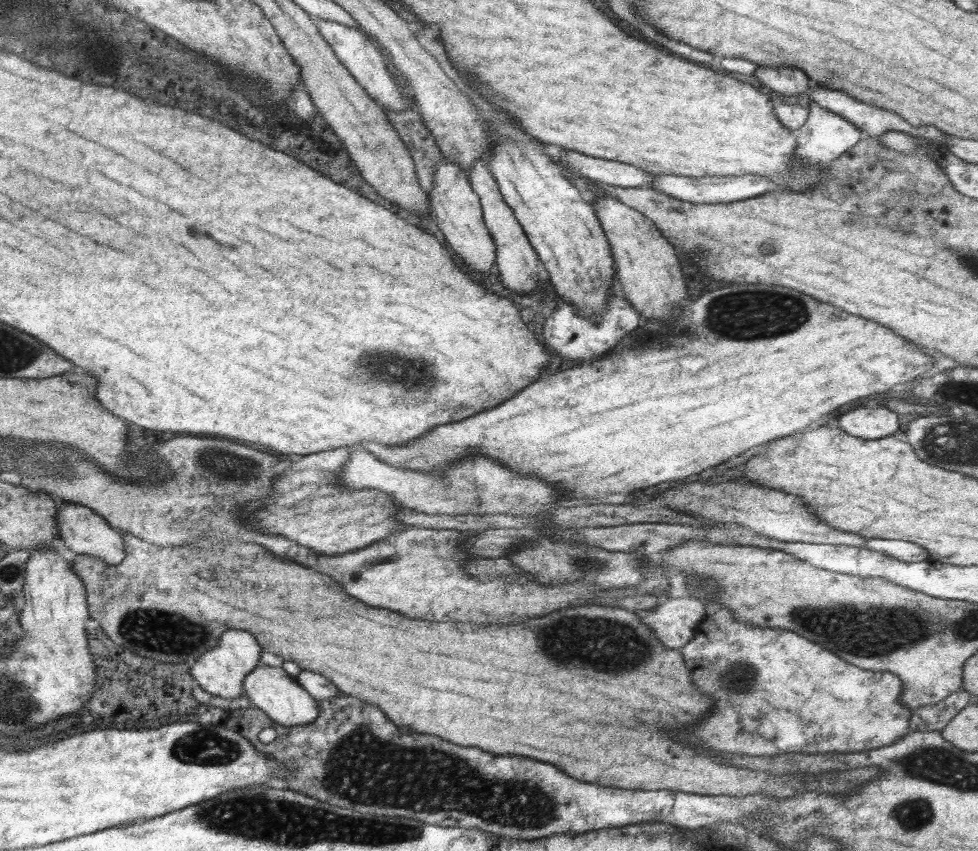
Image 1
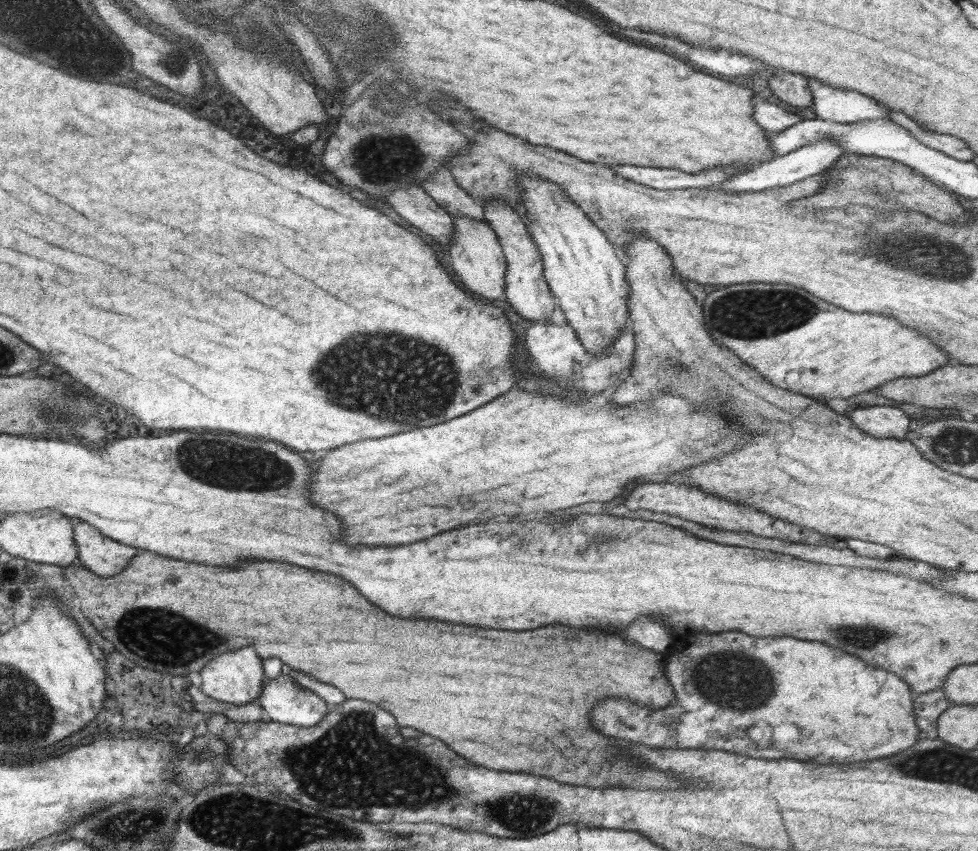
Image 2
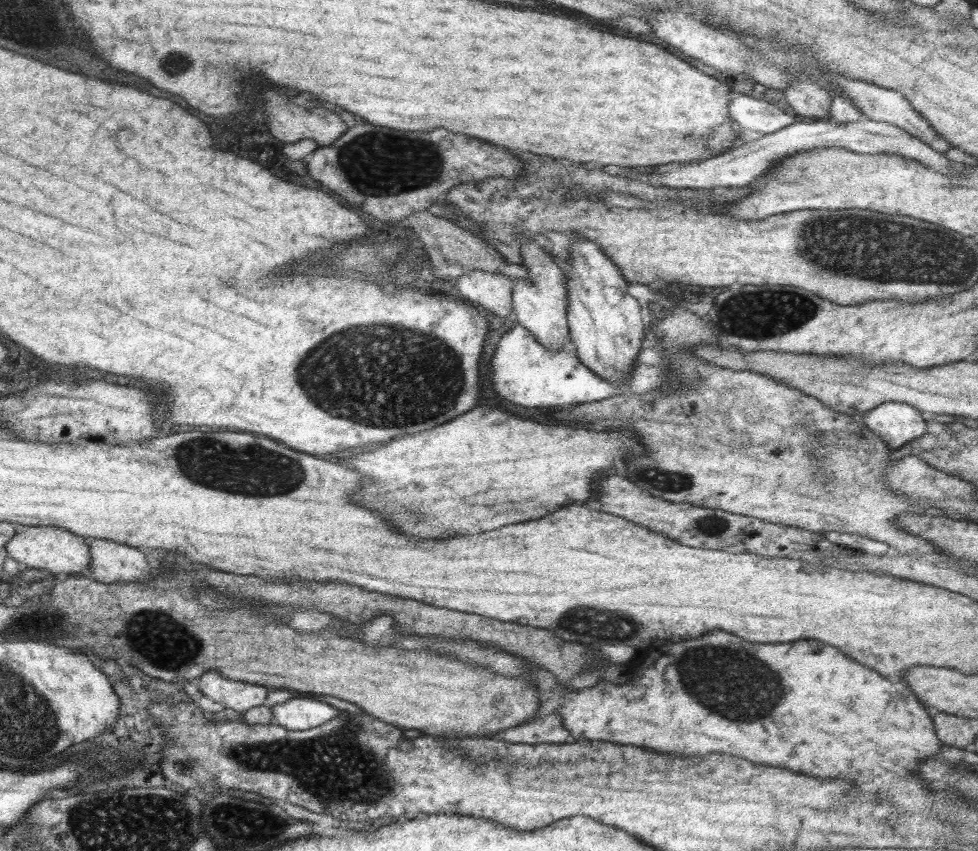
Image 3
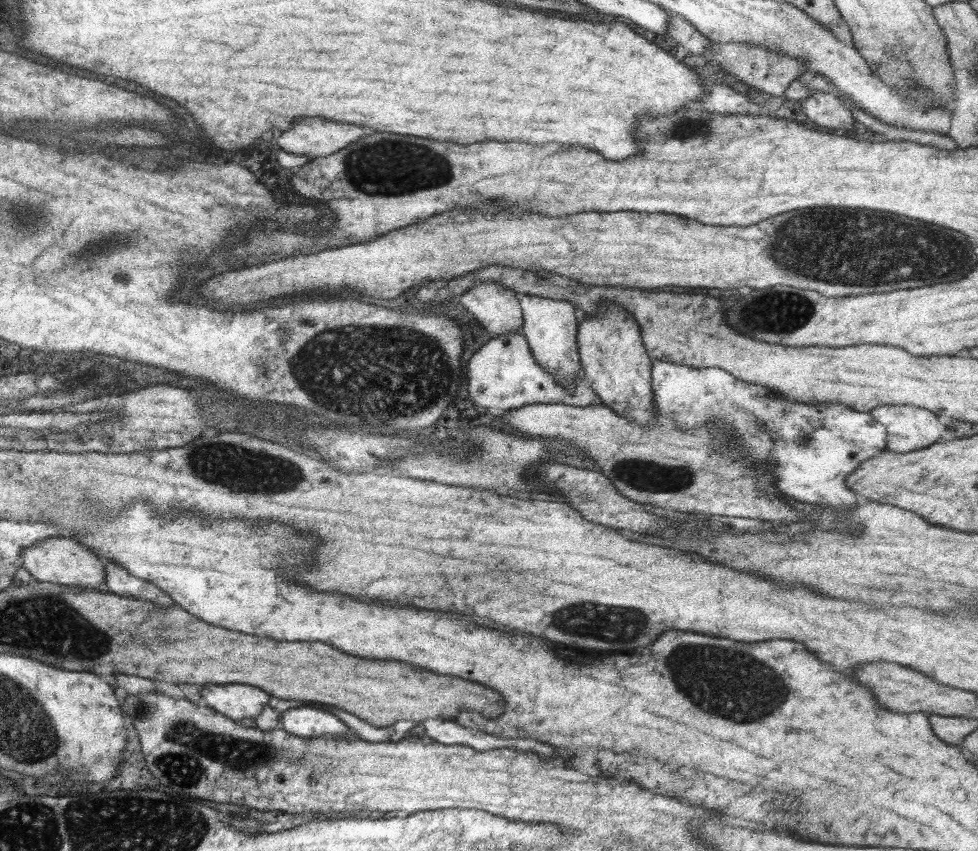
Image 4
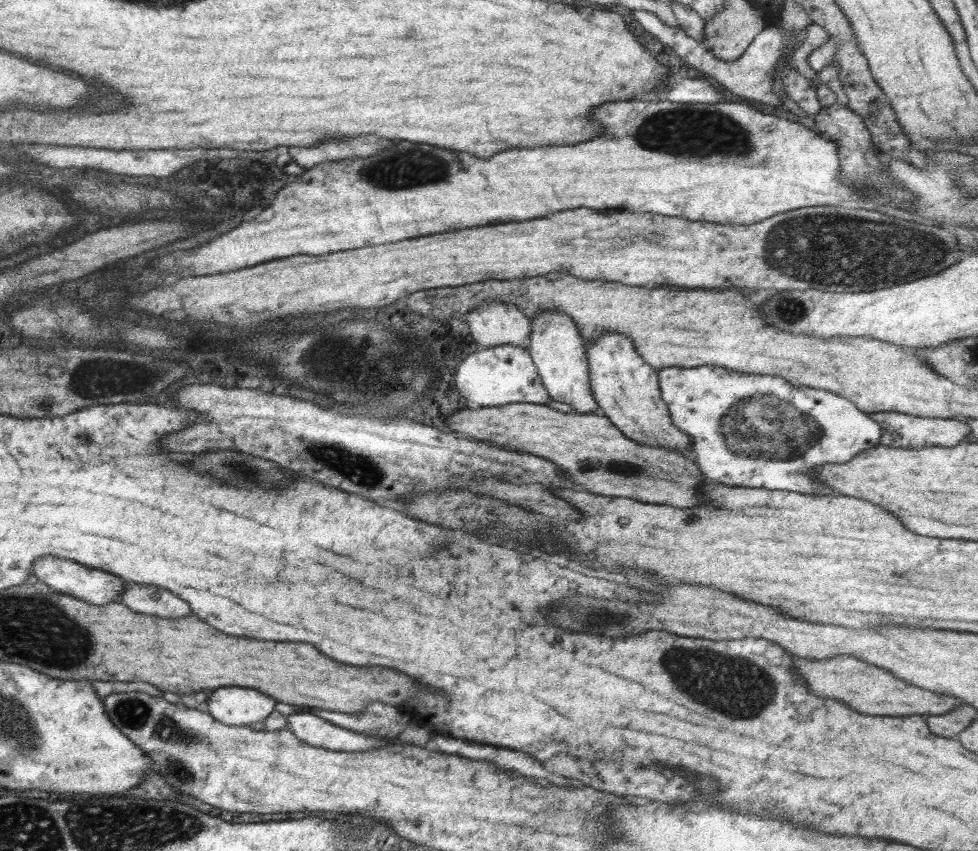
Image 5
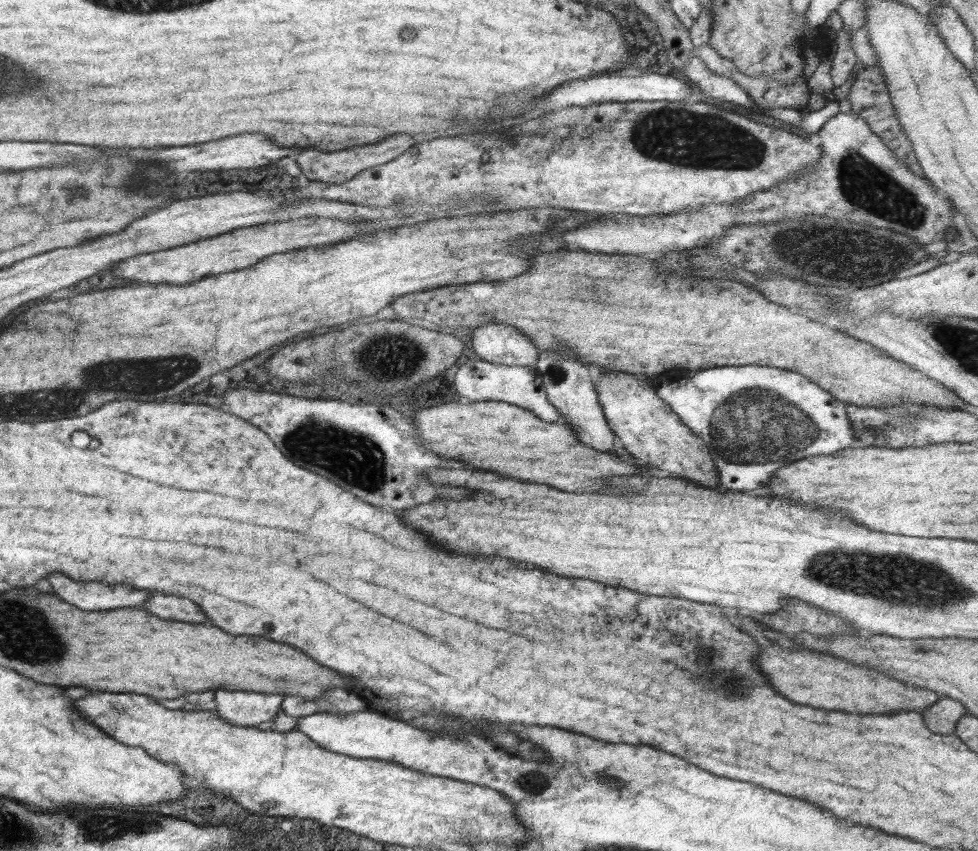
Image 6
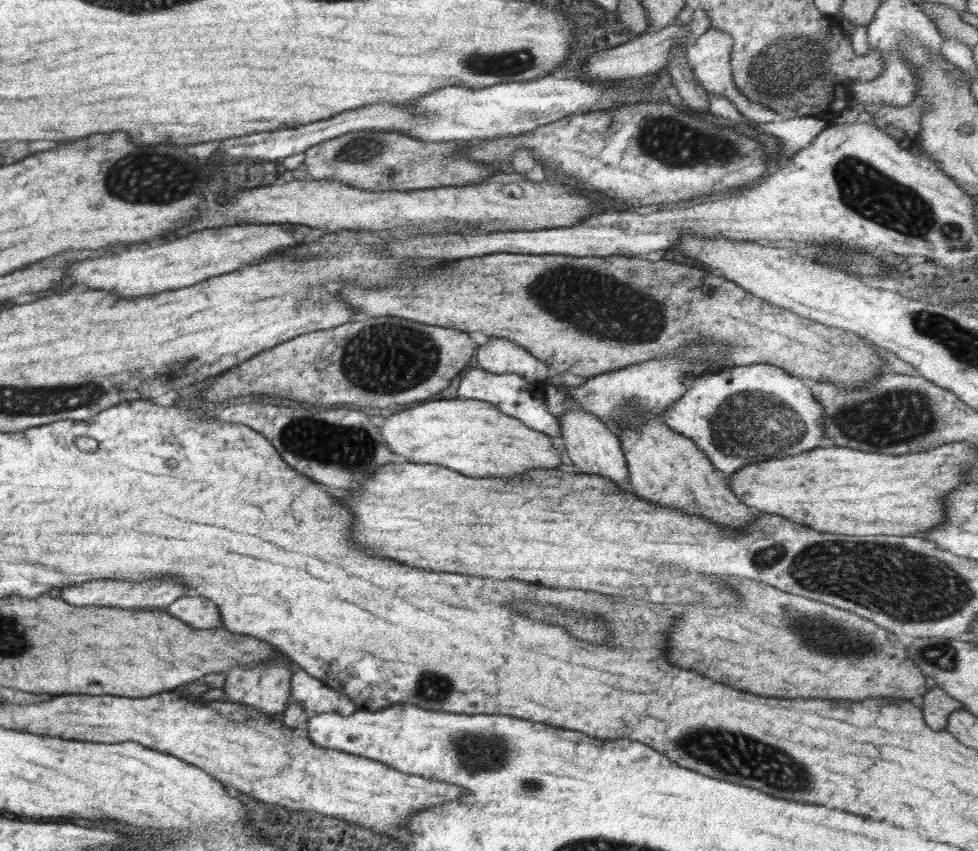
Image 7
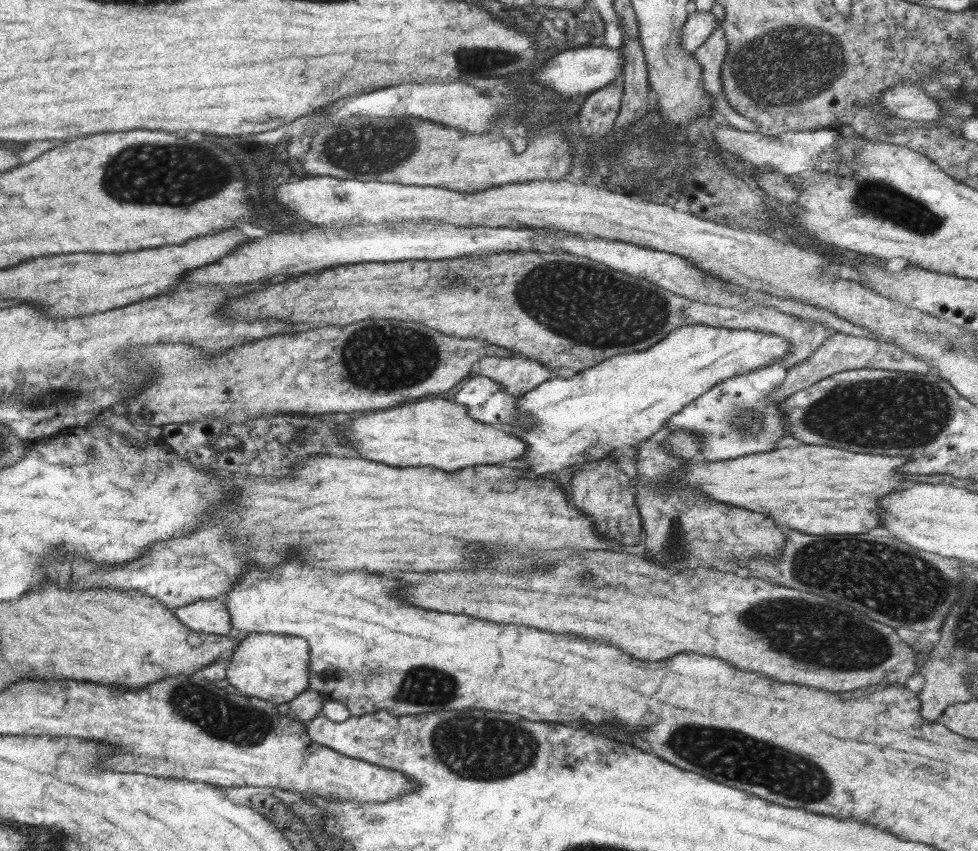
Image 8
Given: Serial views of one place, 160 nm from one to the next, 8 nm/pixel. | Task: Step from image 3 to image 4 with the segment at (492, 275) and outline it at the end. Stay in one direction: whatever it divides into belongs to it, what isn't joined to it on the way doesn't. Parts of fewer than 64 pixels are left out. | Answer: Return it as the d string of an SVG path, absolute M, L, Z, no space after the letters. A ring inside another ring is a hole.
M487 280L458 296L466 314L472 314L490 336L519 332L523 326L523 310L518 294L502 284Z

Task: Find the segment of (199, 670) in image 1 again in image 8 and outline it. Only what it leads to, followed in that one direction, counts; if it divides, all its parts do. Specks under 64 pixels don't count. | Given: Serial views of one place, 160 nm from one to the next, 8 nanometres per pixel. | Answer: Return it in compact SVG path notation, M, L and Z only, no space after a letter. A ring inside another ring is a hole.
M248 633L240 644L236 645L226 667L226 680L237 688L237 692L248 698L260 698L263 701L280 705L290 702L309 686L310 647L304 638Z

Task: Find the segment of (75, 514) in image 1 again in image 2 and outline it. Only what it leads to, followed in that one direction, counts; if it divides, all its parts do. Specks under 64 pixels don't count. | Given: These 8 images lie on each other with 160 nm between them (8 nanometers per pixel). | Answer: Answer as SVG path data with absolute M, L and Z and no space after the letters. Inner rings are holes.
M75 520L74 542L78 549L77 563L102 578L122 573L136 556L137 549L126 546L90 526Z

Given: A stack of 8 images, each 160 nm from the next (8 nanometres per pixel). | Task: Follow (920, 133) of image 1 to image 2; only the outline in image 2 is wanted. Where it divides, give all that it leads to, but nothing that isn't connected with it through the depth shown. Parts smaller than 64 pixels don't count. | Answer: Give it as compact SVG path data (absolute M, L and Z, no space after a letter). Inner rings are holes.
M814 78L807 80L813 95L813 112L818 119L844 124L862 120L891 120L891 110L869 96L852 90L832 88Z

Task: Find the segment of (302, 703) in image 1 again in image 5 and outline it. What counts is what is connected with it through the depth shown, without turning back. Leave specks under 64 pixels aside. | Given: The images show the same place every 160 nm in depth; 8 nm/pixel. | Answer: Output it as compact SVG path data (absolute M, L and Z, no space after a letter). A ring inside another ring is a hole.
M311 713L291 714L287 717L286 728L310 746L342 750L342 752L367 752L371 748L381 748L396 743L336 726Z

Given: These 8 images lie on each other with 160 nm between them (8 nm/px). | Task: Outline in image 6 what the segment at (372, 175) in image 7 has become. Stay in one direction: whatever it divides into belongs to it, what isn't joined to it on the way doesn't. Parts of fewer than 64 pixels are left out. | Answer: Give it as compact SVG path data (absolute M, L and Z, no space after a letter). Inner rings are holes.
M396 134L396 136L386 136L374 144L364 144L337 151L321 151L314 148L303 148L298 153L297 164L307 178L312 181L331 182L332 184L342 184L360 174L372 166L386 164L394 158L404 154L418 138L410 138L406 134Z

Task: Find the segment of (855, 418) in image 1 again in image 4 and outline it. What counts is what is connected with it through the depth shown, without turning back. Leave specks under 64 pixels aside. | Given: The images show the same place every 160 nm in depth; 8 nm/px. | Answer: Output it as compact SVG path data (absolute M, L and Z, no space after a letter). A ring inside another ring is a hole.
M910 404L877 406L869 413L886 429L886 449L895 453L920 450L956 433L950 426L940 423L930 410Z

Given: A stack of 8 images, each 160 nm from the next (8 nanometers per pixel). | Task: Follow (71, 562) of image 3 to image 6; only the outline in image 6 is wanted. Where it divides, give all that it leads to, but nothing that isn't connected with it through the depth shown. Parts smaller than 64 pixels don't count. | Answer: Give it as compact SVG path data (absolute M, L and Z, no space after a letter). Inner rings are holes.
M50 574L48 582L64 602L82 610L112 610L112 608L141 608L149 600L148 592L126 584L106 586L100 582L72 582L64 574Z

